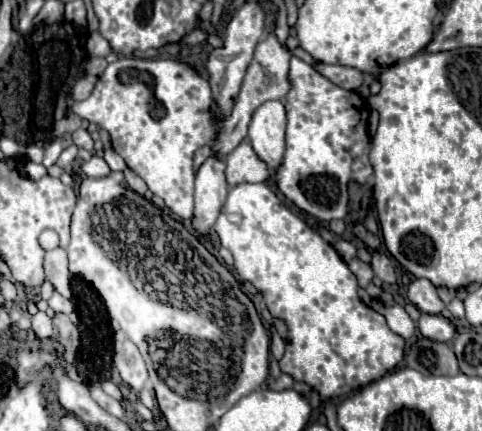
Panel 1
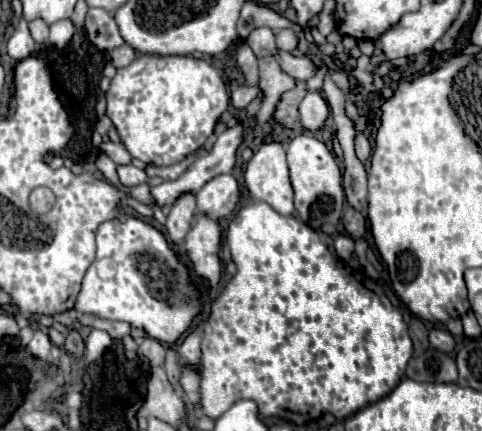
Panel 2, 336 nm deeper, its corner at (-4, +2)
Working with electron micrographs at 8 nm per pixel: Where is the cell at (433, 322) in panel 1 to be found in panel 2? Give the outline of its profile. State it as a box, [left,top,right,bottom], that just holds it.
[428,327,454,353]

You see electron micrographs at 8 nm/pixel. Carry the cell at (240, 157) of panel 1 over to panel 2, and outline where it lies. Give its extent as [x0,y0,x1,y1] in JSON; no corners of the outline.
[196,175,240,219]

